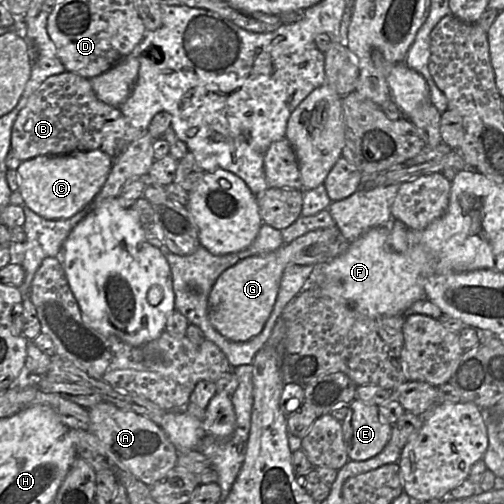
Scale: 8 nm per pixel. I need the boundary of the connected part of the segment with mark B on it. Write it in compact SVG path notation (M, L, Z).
M66 71L47 78L29 97L13 124L10 151L21 161L96 149L115 159L126 149L126 131L127 121L119 107L99 100L90 79Z

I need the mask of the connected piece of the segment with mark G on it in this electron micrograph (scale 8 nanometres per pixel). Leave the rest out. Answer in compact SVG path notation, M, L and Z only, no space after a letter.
M337 226L310 231L276 251L247 257L224 271L209 295L211 324L221 335L234 342L245 342L258 335L270 317L286 267L290 264L318 265L331 260L329 252L340 234Z

